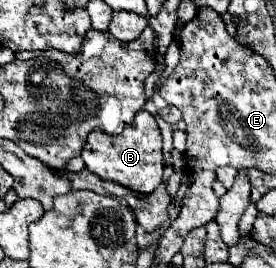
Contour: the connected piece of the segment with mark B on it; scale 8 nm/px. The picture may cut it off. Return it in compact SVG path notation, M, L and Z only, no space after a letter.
M146 110L138 112L134 122L128 128L124 128L124 132L118 136L108 136L100 130L94 130L84 144L82 160L86 162L86 168L92 174L100 176L102 180L116 182L140 194L152 194L156 186L162 182L162 174L164 174L162 136L154 116L148 114Z

